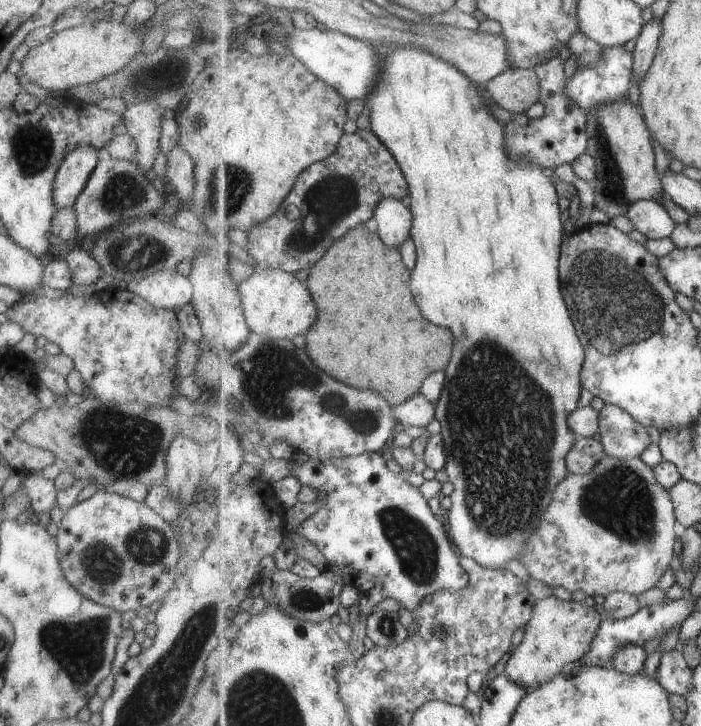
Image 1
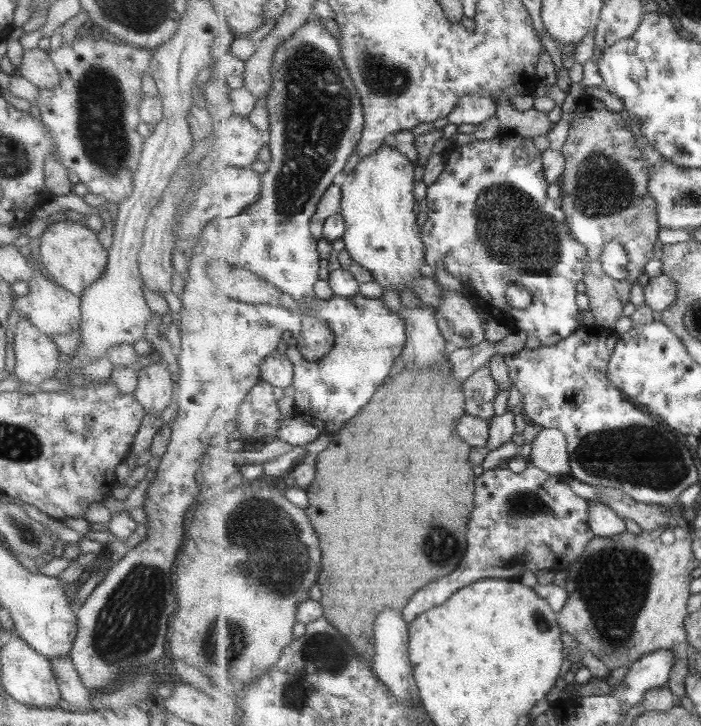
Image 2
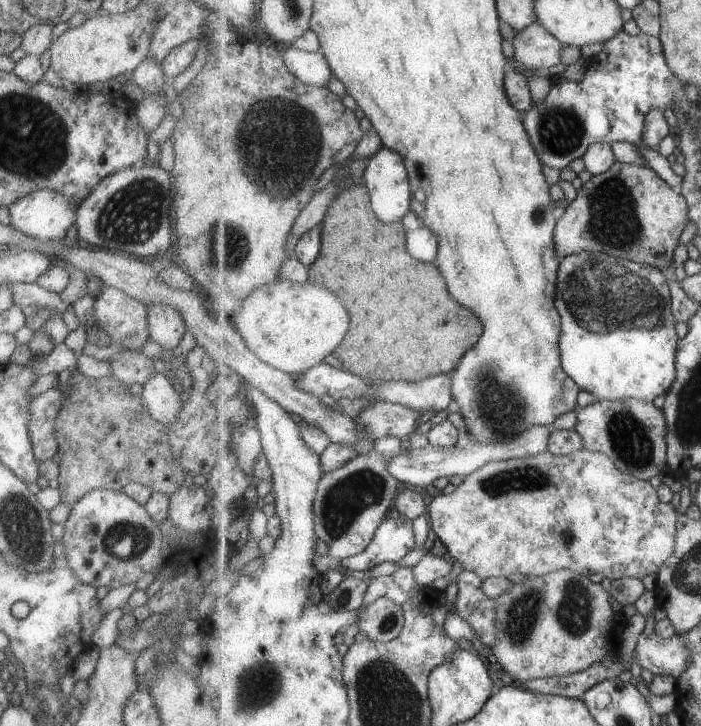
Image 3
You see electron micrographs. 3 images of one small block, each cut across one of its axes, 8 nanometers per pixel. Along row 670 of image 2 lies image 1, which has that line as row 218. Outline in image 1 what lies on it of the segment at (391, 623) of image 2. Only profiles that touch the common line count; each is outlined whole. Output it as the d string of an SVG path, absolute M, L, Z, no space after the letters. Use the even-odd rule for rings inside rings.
M385 198L377 206L374 217L378 232L385 244L401 249L412 238L413 214L401 200Z

